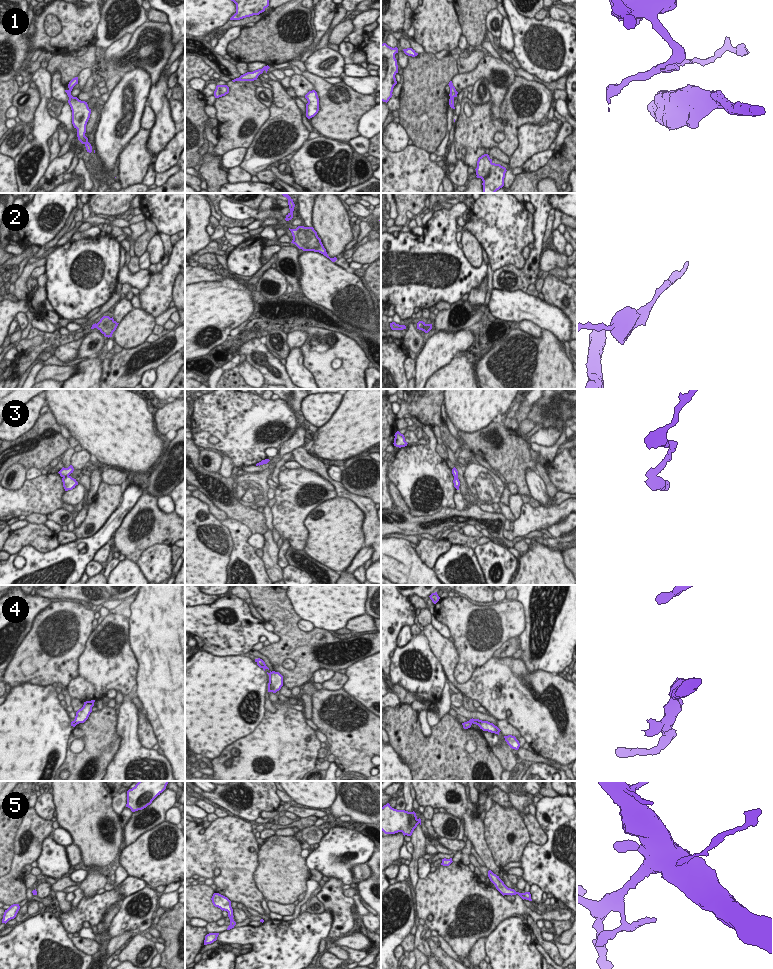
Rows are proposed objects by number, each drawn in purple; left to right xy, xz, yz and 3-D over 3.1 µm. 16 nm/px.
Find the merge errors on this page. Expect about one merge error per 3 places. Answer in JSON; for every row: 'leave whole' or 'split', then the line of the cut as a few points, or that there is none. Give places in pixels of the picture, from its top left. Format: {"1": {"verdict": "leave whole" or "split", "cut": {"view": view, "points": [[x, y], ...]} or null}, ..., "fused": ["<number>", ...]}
{"1": {"verdict": "leave whole", "cut": null}, "2": {"verdict": "leave whole", "cut": null}, "3": {"verdict": "split", "cut": {"view": "xy", "points": [[68, 475], [63, 477]]}}, "4": {"verdict": "split", "cut": {"view": "xy", "points": [[73, 721], [77, 723]]}}, "5": {"verdict": "leave whole", "cut": null}, "fused": ["3", "4"]}

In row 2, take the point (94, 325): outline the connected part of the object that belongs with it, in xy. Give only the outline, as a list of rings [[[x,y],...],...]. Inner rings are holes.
[[[103,316],[100,321],[93,324],[91,329],[97,328],[105,337],[112,337],[113,332],[116,330],[119,323],[113,317]]]

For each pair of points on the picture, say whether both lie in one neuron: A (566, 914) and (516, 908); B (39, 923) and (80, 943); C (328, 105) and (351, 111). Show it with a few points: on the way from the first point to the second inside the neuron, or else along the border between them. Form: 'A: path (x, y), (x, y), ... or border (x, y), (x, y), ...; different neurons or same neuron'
A: path (554, 914), (535, 916), (528, 911); same neuron
B: border (70, 939), (79, 949), (89, 954); different neurons
C: path (334, 111), (345, 111); same neuron

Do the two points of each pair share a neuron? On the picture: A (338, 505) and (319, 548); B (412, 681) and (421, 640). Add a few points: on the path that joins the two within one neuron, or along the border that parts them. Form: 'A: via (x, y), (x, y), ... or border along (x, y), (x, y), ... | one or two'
A: via (338, 516), (334, 533), (330, 537) | one
B: via (400, 670), (397, 666), (398, 656), (408, 648) | one

